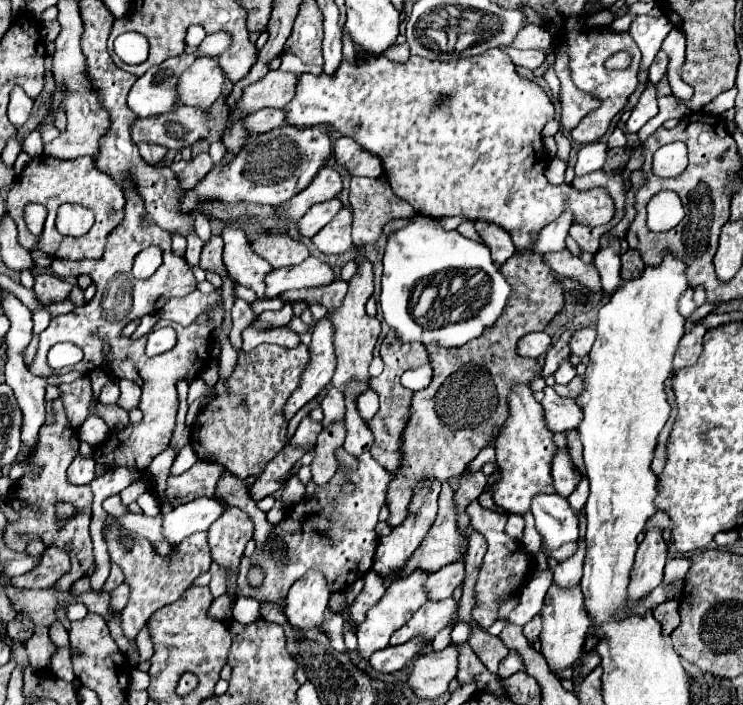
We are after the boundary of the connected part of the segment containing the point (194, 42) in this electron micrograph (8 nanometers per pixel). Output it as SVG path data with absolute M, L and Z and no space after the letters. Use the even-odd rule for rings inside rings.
M190 26L188 28L188 32L186 32L186 46L190 46L190 48L198 48L200 46L200 42L206 38L206 32L204 32L204 28L202 26Z

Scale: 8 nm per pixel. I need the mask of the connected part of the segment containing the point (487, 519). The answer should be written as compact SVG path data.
M474 500L466 506L466 514L470 516L470 526L474 526L474 530L484 534L486 546L488 546L482 568L480 568L480 576L476 580L476 608L474 608L472 616L482 628L490 628L496 622L500 604L504 600L508 600L510 596L518 594L524 588L524 584L530 580L530 576L534 574L534 556L526 552L522 542L512 540L504 532L508 514L504 514L504 512L498 514L498 512L486 510L478 504L478 500Z

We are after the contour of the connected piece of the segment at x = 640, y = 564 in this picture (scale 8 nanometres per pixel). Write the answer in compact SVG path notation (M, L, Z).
M650 528L644 532L644 540L638 546L636 562L632 568L632 582L628 586L630 598L642 598L662 582L662 570L668 552L662 538L662 528Z

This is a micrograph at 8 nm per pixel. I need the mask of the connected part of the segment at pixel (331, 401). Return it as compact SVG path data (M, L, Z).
M330 386L330 390L328 390L326 398L322 400L320 408L324 412L324 420L322 420L322 426L324 428L328 428L334 422L342 422L344 420L344 412L346 412L342 392L336 392L336 388Z

